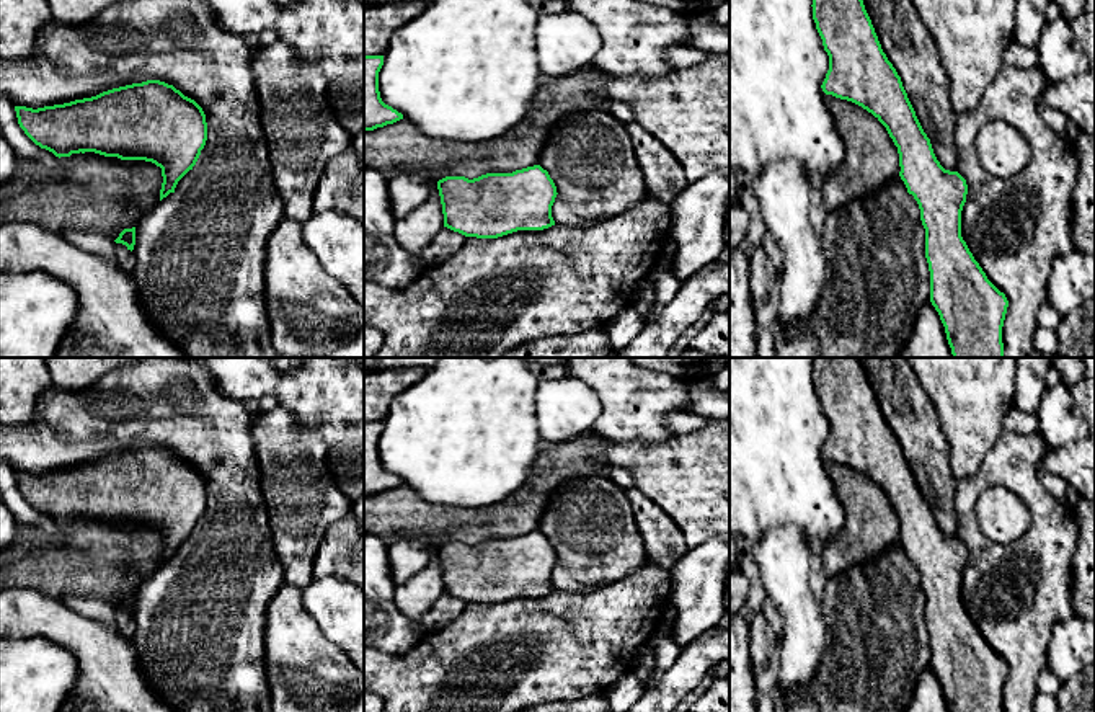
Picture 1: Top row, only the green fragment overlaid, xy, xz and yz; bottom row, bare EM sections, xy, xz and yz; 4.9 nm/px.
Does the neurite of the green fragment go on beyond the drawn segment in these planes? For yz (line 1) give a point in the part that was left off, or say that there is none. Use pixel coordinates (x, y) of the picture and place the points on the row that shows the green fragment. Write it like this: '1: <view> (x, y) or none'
1: none

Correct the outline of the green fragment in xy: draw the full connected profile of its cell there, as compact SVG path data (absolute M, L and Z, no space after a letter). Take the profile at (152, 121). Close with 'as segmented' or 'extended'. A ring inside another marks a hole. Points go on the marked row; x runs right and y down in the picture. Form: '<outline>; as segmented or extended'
M147 80L64 105L15 106L20 127L55 157L95 152L162 168L160 201L196 165L207 140L202 108L173 85Z; as segmented

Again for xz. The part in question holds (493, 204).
M540 165L473 180L446 176L437 181L437 189L444 227L465 237L498 238L555 225L552 206L558 193Z; as segmented

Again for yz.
M813 0L813 20L829 56L821 85L826 95L852 101L871 113L888 131L899 154L899 176L920 209L930 302L940 315L953 358L1004 358L1002 327L1009 300L986 276L961 237L961 211L968 185L958 171L945 170L893 64L881 49L863 0Z; as segmented

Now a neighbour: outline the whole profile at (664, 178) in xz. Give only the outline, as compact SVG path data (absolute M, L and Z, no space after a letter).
M635 121L627 129L643 171L646 196L671 204L689 185L682 165L653 134Z

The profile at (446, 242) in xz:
M442 227L432 242L423 250L421 260L426 266L436 266L449 260L463 243L465 235Z

